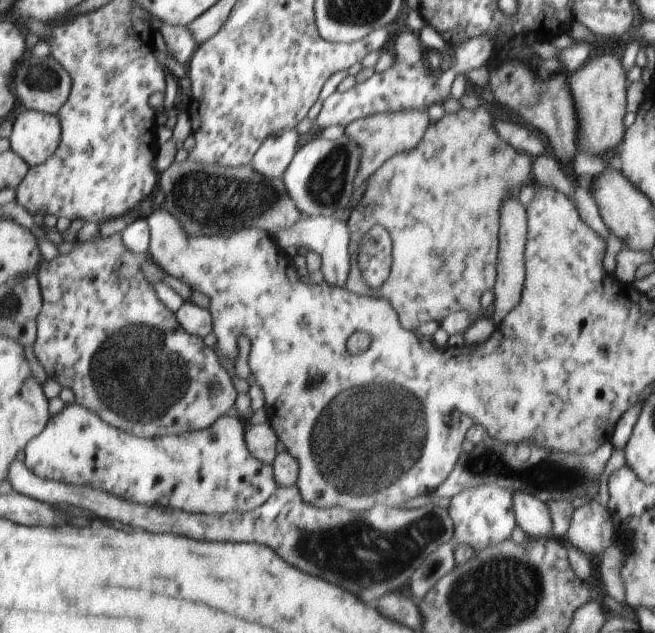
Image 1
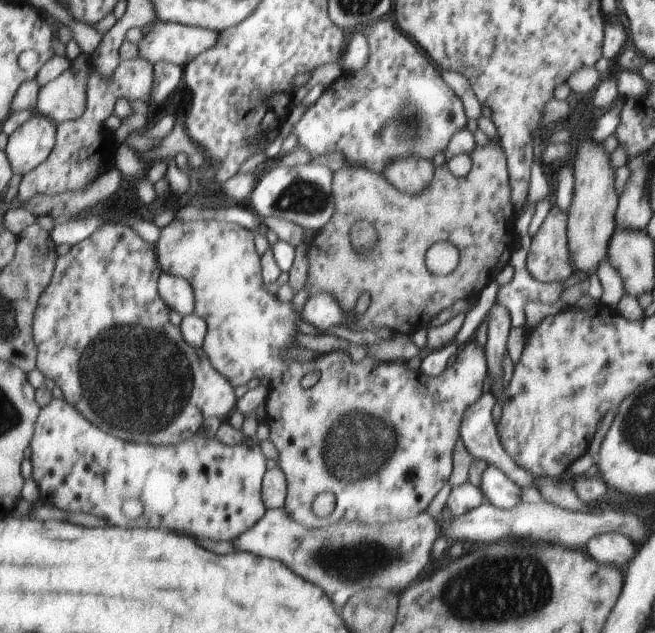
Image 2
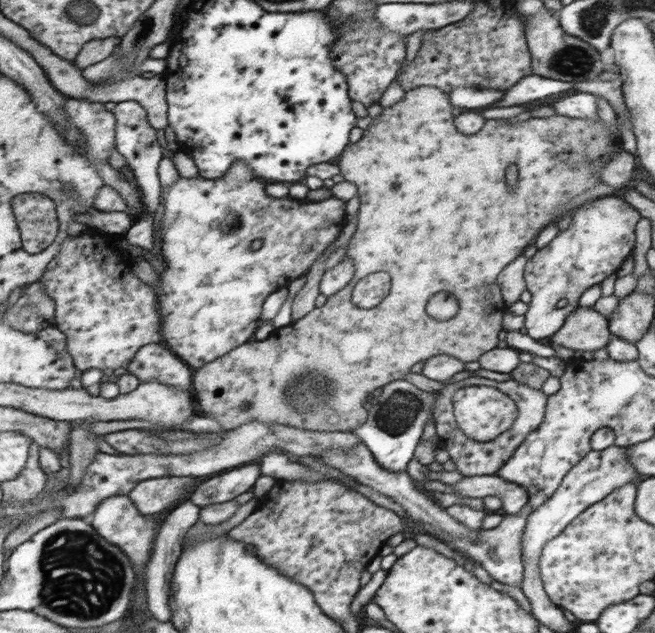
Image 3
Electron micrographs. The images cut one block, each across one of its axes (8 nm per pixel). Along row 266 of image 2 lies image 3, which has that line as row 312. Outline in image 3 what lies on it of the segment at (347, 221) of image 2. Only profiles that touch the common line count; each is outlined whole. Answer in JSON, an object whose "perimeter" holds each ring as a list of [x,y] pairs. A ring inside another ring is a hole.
{"perimeter":[[[420,86],[417,89],[408,90],[405,92],[402,101],[390,107],[384,107],[381,115],[372,119],[370,127],[363,130],[362,138],[356,143],[351,142],[350,146],[344,150],[339,162],[340,174],[344,177],[344,180],[357,186],[357,196],[360,199],[360,207],[357,213],[358,224],[347,246],[347,256],[354,262],[354,276],[340,292],[327,297],[327,301],[322,307],[316,307],[288,326],[276,329],[264,340],[245,342],[244,345],[230,350],[224,357],[217,358],[216,361],[197,368],[193,378],[193,397],[198,400],[202,414],[217,420],[222,431],[238,428],[250,420],[259,420],[268,425],[286,423],[294,427],[308,427],[310,430],[320,430],[322,432],[352,431],[364,422],[369,421],[372,407],[370,401],[374,390],[382,390],[382,387],[390,382],[404,379],[406,374],[410,374],[410,368],[414,364],[428,361],[429,358],[439,354],[453,356],[465,363],[474,362],[478,361],[484,353],[488,353],[492,348],[496,349],[496,344],[488,344],[488,342],[496,342],[494,334],[500,332],[500,320],[502,320],[502,314],[504,314],[507,305],[500,298],[500,288],[496,284],[498,274],[515,258],[526,254],[526,250],[530,250],[530,246],[534,246],[534,242],[538,242],[538,234],[542,234],[544,226],[554,226],[564,214],[573,215],[575,208],[574,205],[570,205],[570,202],[574,202],[574,197],[604,183],[600,178],[604,166],[610,162],[610,159],[617,152],[626,150],[626,122],[619,122],[619,120],[616,120],[615,130],[612,130],[610,127],[606,127],[599,118],[596,121],[590,121],[589,118],[577,119],[558,114],[550,118],[529,118],[529,120],[516,122],[516,124],[510,124],[506,122],[506,119],[492,119],[486,122],[486,126],[478,134],[466,136],[466,134],[460,134],[454,128],[454,120],[456,119],[452,117],[452,109],[453,105],[449,102],[449,95],[442,92],[440,87]],[[514,163],[517,163],[516,168],[518,168],[518,184],[522,184],[522,186],[518,186],[518,190],[514,190],[514,186],[510,186],[510,166],[514,166]],[[418,170],[420,170],[420,184],[424,180],[424,190],[420,186],[420,202],[418,202]],[[381,271],[388,272],[392,276],[390,294],[374,308],[358,308],[351,301],[351,292],[355,284],[361,278]],[[444,290],[448,290],[450,294],[454,294],[458,298],[458,314],[452,320],[440,322],[440,320],[434,320],[434,318],[430,318],[429,314],[426,314],[426,304],[432,298],[432,294],[444,292]]]}

